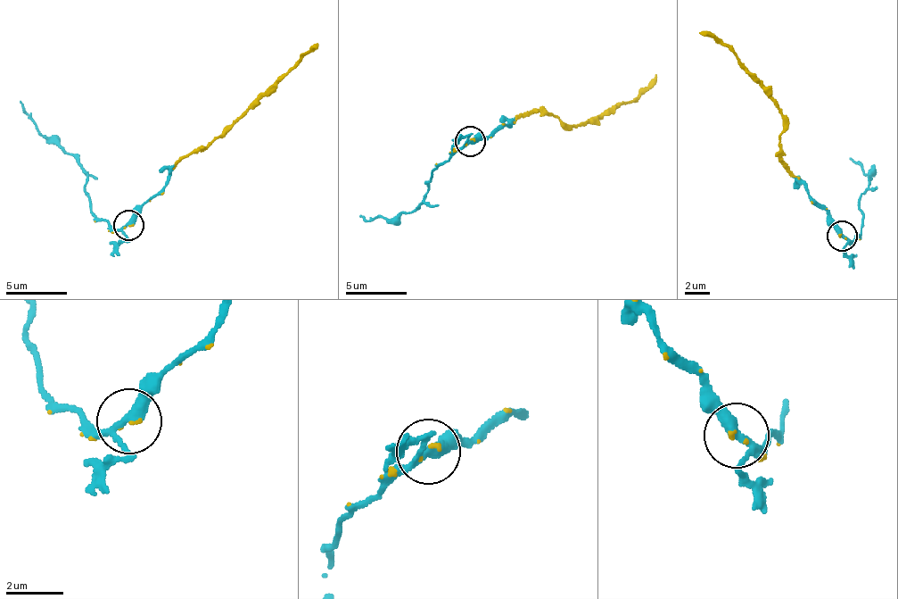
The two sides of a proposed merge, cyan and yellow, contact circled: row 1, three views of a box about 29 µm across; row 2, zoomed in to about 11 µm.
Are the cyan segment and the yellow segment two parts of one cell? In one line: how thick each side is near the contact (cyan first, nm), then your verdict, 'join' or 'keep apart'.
280 nm thick on the cyan side, 90 nm on the other; join

